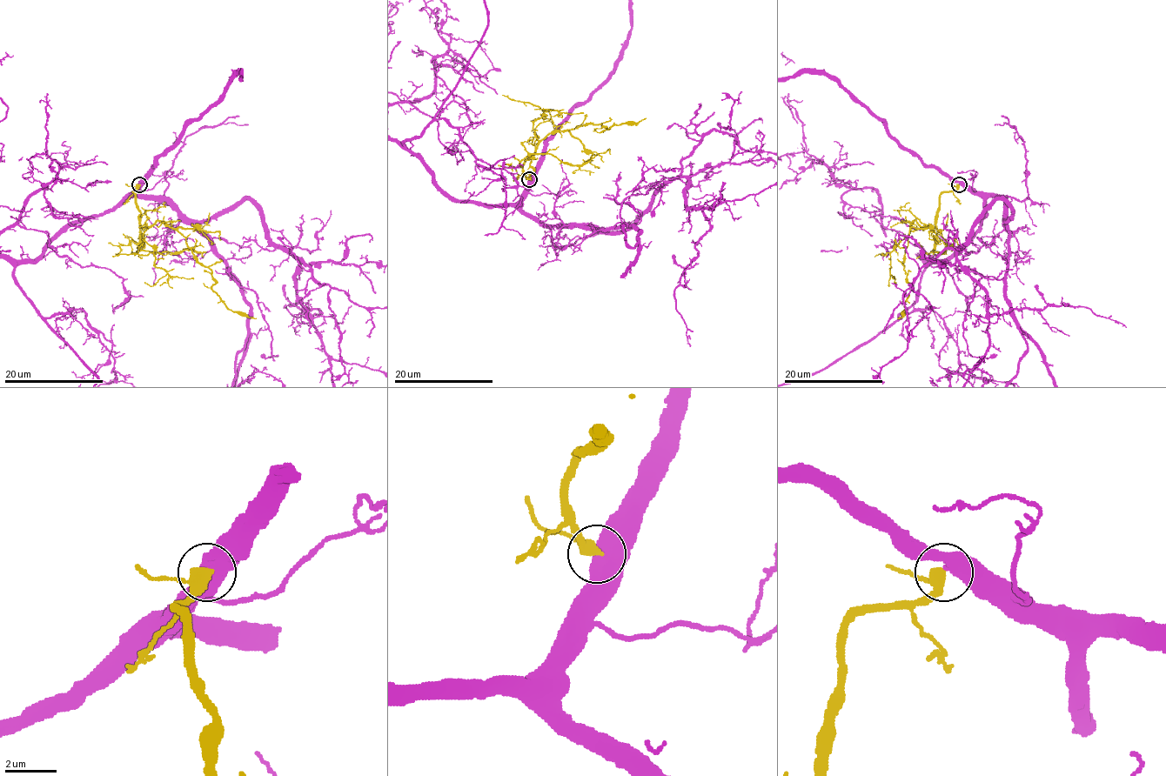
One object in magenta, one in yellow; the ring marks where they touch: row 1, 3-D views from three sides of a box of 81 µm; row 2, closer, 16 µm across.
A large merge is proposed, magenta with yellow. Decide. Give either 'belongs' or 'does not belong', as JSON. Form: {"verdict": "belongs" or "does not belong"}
{"verdict": "belongs"}

